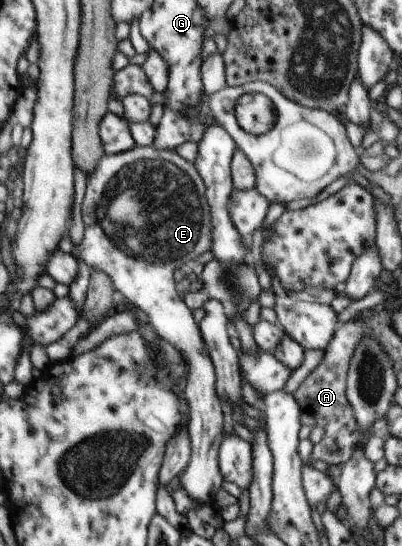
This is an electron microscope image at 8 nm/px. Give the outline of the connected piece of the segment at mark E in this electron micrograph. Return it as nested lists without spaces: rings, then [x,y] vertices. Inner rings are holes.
[[[136,146],[133,150],[127,151],[126,153],[119,153],[116,155],[105,155],[100,160],[99,166],[94,173],[89,174],[89,180],[87,180],[87,188],[85,190],[85,198],[82,204],[83,212],[83,223],[85,224],[85,236],[83,242],[79,245],[72,246],[71,253],[77,259],[86,262],[94,268],[104,270],[109,276],[112,276],[113,282],[116,285],[116,290],[123,294],[125,301],[129,302],[132,306],[139,307],[141,310],[147,312],[150,318],[150,324],[154,330],[168,340],[174,347],[177,347],[186,358],[190,377],[188,378],[188,387],[183,393],[188,398],[190,404],[190,423],[187,428],[192,440],[192,459],[191,464],[187,467],[187,470],[182,474],[180,484],[183,488],[193,497],[193,500],[199,502],[199,507],[207,507],[212,503],[215,503],[215,492],[219,488],[224,488],[223,483],[226,481],[220,467],[220,448],[222,442],[226,439],[225,436],[225,414],[223,414],[223,404],[221,404],[221,397],[217,390],[216,384],[218,381],[216,375],[216,366],[212,361],[212,357],[209,356],[204,336],[202,335],[200,324],[195,322],[193,318],[192,308],[185,302],[185,298],[182,297],[179,289],[187,281],[191,279],[191,265],[195,263],[195,260],[199,260],[199,256],[203,256],[205,252],[212,252],[212,238],[213,238],[213,219],[212,219],[212,208],[208,201],[206,184],[201,176],[197,165],[194,162],[188,161],[183,158],[177,151],[168,151],[163,149],[157,149],[155,146],[139,147]]]

